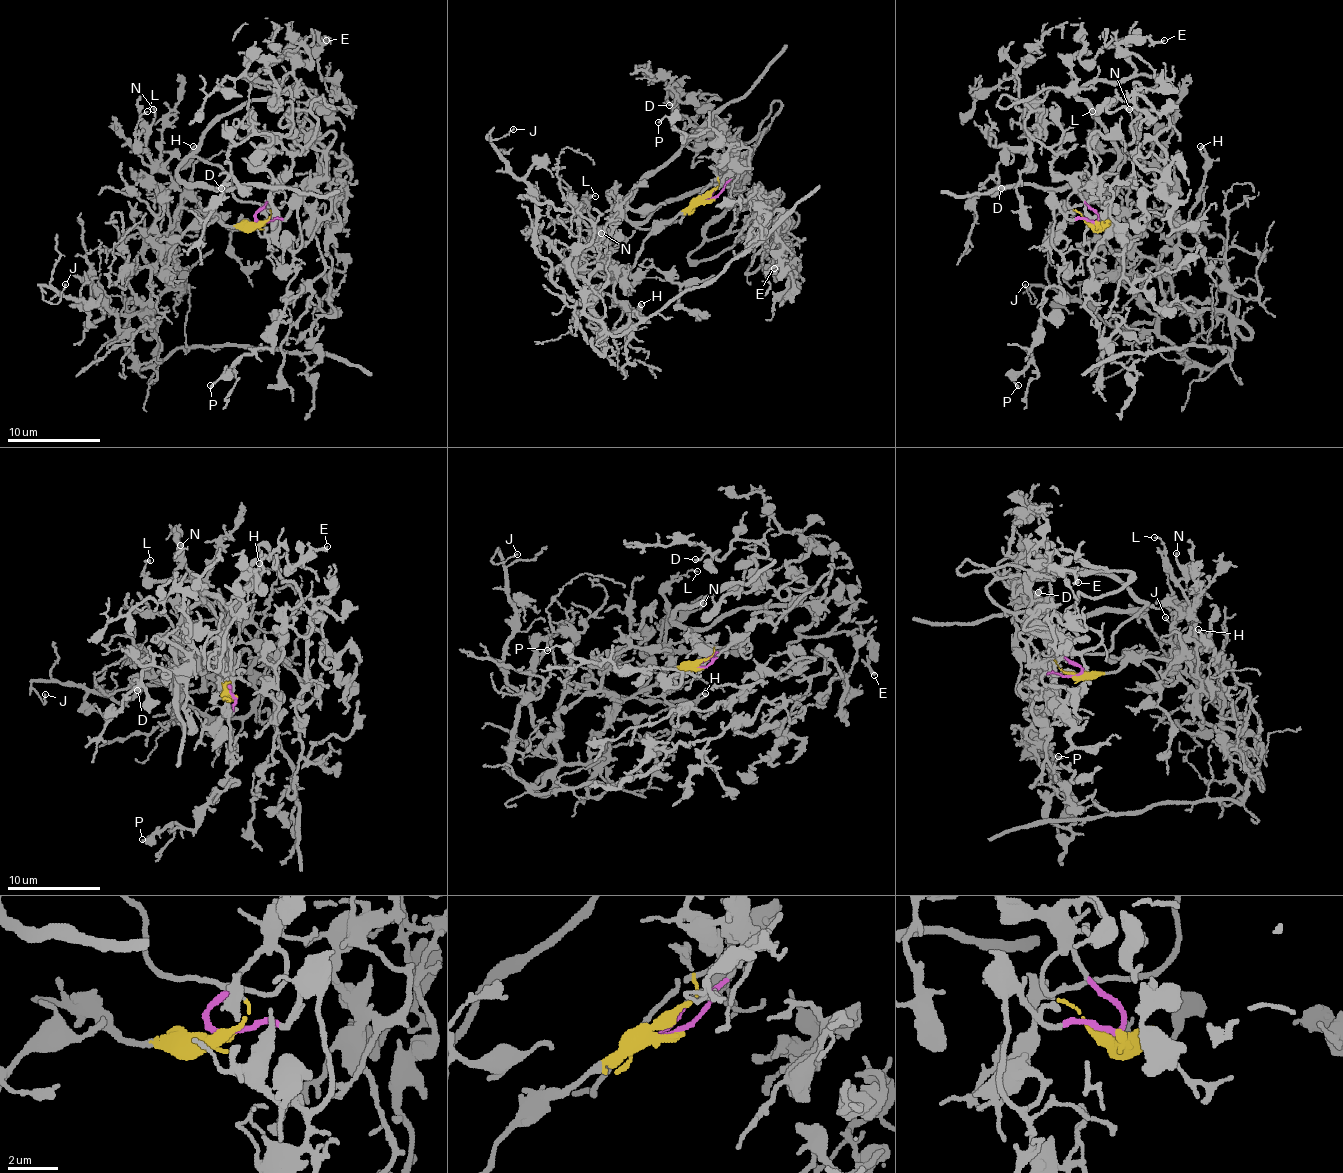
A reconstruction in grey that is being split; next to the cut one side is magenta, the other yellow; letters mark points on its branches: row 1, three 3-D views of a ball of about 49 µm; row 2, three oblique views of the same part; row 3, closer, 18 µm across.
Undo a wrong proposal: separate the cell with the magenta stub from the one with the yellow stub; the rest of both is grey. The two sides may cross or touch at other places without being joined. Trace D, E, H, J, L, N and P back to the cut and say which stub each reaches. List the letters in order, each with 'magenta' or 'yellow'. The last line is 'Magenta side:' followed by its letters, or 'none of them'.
D: magenta
E: magenta
H: yellow
J: yellow
L: yellow
N: yellow
P: magenta
Magenta side: D, E, P

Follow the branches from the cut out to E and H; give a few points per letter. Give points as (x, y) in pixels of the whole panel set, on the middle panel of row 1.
E: (710, 201), (764, 128), (689, 257), (761, 243), (766, 217), (792, 210), (782, 264), (764, 231), (773, 268)
H: (710, 201), (696, 201), (663, 222), (628, 271), (598, 287), (621, 308), (640, 303)

